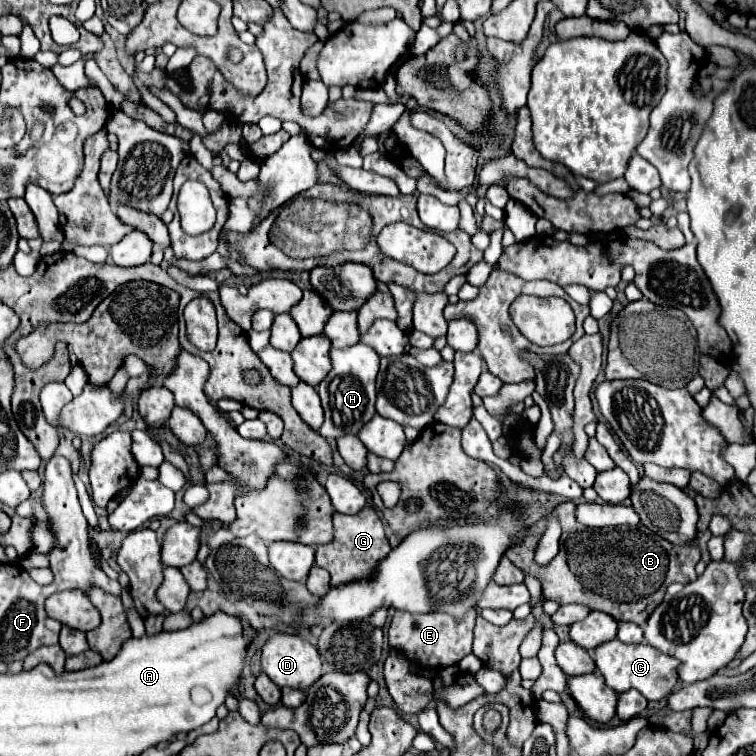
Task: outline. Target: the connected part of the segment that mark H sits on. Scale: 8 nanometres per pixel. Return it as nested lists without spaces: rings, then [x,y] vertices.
[[[357,343],[347,349],[331,349],[333,369],[329,375],[319,383],[317,393],[324,410],[324,421],[319,429],[321,437],[343,437],[343,435],[357,435],[359,429],[373,419],[375,411],[375,397],[377,397],[377,369],[379,369],[379,355],[363,343]]]

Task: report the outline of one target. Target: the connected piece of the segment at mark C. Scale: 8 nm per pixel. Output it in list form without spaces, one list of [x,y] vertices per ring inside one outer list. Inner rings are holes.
[[[613,639],[595,649],[595,665],[601,671],[601,675],[605,677],[605,683],[611,689],[615,689],[617,693],[637,689],[645,699],[659,701],[673,691],[677,683],[677,667],[681,665],[681,661],[657,651],[655,647],[647,643],[625,645],[619,639]]]

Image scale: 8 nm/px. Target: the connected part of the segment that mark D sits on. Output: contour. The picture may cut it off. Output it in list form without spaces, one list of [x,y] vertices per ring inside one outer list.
[[[277,633],[273,635],[261,655],[261,667],[263,673],[277,685],[277,687],[291,687],[305,691],[309,685],[313,685],[321,677],[321,657],[315,645],[311,645],[305,637],[295,633]]]

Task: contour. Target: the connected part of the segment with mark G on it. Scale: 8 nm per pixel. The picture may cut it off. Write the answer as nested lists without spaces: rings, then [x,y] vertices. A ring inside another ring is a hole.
[[[363,507],[355,515],[333,515],[333,525],[335,525],[335,537],[333,543],[319,545],[315,553],[315,565],[327,569],[331,573],[331,585],[337,587],[341,583],[349,583],[355,579],[365,579],[371,577],[377,563],[391,551],[389,541],[383,531],[383,523],[377,517],[375,509]]]

